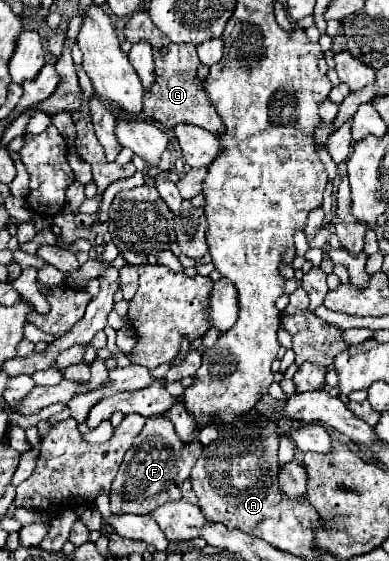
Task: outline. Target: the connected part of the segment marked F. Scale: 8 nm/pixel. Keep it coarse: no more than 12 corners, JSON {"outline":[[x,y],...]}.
{"outline":[[149,417],[111,485],[113,515],[181,499],[201,447]]}

